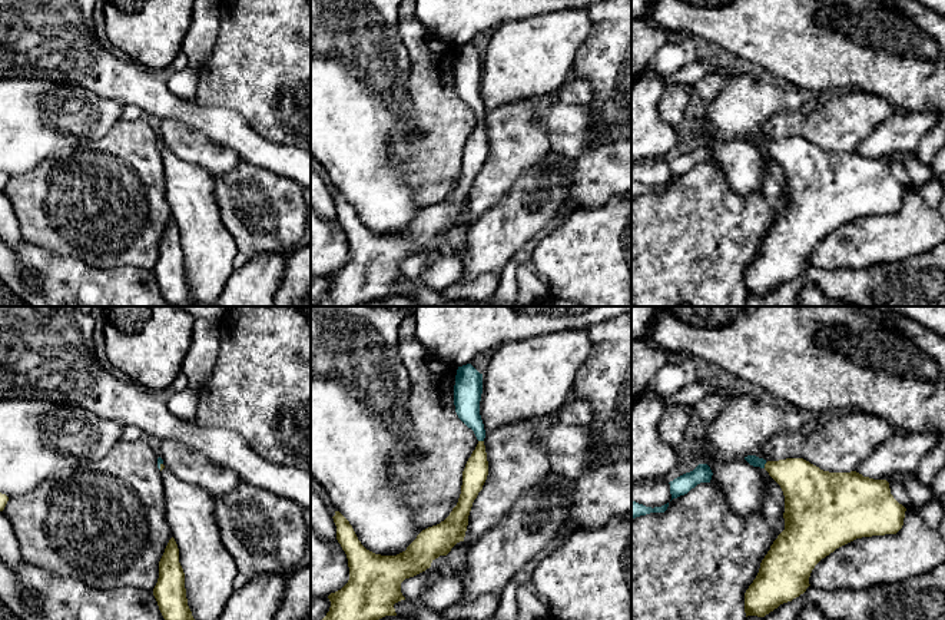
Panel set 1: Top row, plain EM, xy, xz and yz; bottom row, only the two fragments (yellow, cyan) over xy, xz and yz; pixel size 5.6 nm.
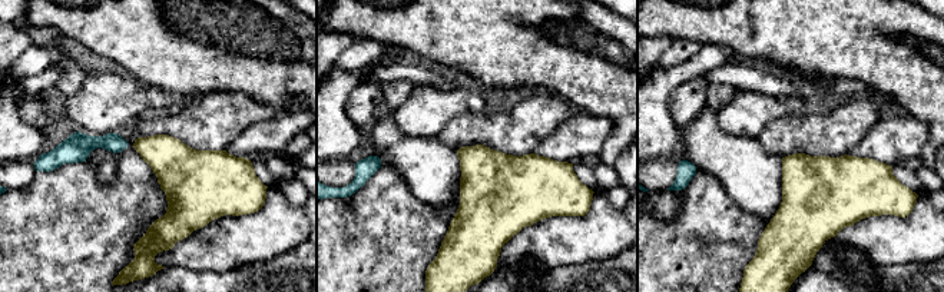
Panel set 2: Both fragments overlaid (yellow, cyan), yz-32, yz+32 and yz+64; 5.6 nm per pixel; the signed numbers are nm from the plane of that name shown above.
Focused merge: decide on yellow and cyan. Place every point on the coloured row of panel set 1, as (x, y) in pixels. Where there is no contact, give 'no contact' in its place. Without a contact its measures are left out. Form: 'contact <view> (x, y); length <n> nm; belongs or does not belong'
contact xz (481, 441); length 30 nm; belongs

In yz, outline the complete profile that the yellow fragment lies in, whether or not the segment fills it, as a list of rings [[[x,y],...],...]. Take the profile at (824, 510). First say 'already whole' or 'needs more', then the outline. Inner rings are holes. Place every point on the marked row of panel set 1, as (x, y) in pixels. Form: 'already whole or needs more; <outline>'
needs more; [[[756,455],[745,460],[765,468],[785,495],[785,530],[770,546],[759,573],[745,593],[745,613],[765,617],[780,604],[806,591],[815,566],[836,548],[862,537],[896,534],[906,508],[891,494],[886,480],[863,477],[856,471],[829,473],[803,458],[766,461]]]

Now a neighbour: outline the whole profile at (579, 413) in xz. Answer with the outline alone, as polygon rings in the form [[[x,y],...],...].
[[[576,399],[570,404],[566,404],[554,414],[560,422],[564,422],[567,425],[587,427],[593,421],[593,408],[583,399]]]

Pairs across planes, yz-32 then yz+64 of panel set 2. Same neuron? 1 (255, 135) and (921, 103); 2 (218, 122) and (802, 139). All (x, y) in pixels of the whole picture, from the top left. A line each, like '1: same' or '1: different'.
1: different
2: same

